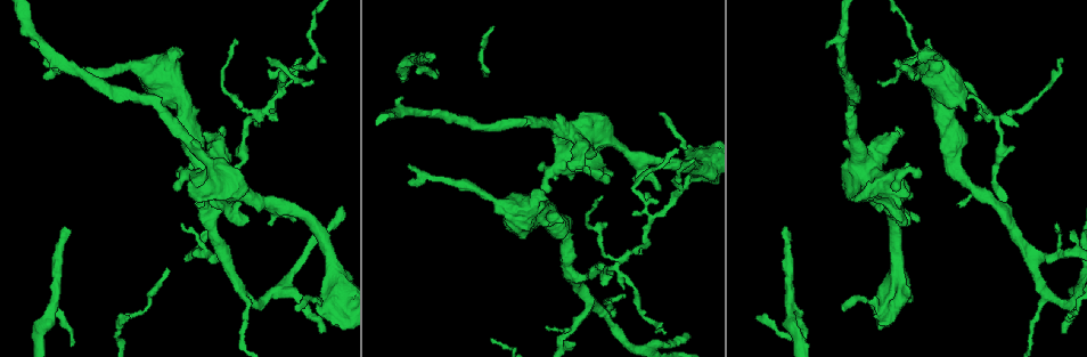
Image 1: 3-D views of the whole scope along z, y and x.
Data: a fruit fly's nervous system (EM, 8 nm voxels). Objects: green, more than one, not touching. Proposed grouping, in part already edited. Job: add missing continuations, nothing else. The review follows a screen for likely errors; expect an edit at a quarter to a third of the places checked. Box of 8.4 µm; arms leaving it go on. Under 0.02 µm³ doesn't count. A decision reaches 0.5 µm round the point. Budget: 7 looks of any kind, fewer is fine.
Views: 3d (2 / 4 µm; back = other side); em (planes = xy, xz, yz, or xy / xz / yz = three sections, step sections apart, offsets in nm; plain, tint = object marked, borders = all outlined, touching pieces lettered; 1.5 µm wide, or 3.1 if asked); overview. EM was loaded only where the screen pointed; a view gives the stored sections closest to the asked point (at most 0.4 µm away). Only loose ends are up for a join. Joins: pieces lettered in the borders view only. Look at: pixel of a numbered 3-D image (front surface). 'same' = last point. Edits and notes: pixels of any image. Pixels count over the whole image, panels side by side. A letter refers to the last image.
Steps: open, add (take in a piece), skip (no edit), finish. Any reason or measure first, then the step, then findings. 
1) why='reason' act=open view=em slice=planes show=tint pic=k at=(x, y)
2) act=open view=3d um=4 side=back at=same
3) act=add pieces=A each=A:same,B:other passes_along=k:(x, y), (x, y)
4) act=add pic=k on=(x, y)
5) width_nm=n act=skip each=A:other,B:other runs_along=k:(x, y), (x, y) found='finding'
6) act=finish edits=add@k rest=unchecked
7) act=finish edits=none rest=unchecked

why='tapers out' act=open view=em slice=planes show=borders pic=1 at=(294, 307)

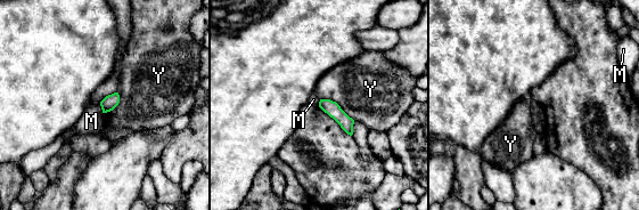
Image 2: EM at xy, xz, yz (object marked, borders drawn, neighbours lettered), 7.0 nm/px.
act=skip each=M:other,Y:other found='no lettered piece goes on from it'

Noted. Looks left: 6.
why='an open end' act=open view=em slice=yz step=8 show=tint pic=1 at=(65, 229)

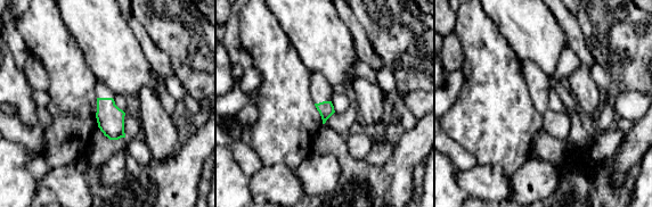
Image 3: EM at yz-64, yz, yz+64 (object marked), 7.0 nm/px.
act=open view=em slice=planes show=borders at=same

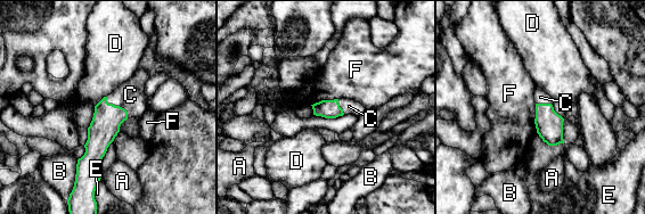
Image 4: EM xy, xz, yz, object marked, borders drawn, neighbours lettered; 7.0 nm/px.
act=add pieces=C each=A:other,B:other,C:same,D:other,E:other,F:other passes_along=4:(107, 117), (117, 106), (130, 95) found='the neuron continues'

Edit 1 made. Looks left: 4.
act=open view=overview

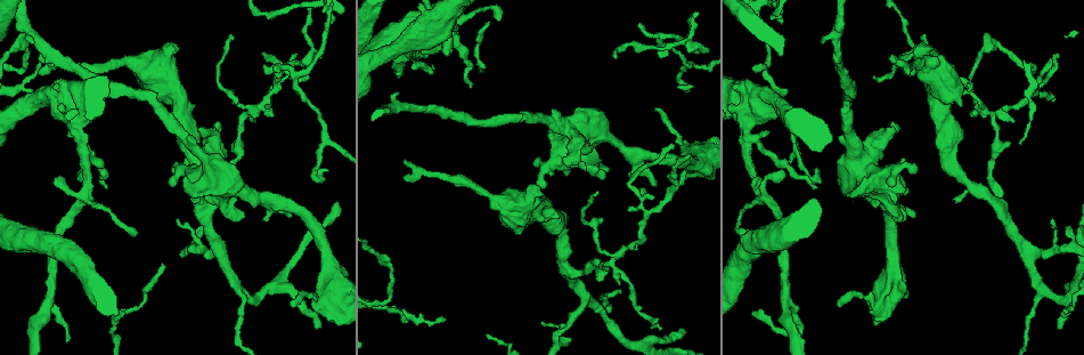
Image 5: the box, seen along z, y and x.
why='thin end' act=open view=3d um=2 pic=5 at=(307, 76)

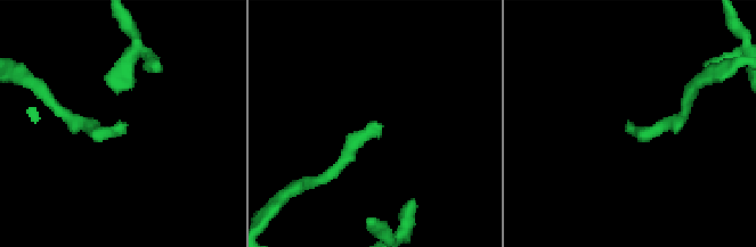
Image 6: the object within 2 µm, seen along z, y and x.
act=open view=em slice=planes show=borders pic=6 at=(631, 126)

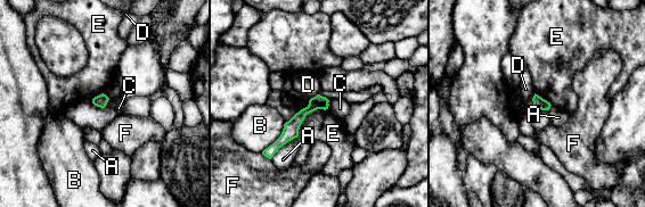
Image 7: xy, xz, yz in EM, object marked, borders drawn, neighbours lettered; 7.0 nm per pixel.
longest_contact=E:300nm act=skip each=A:other,B:other,C:other,D:other,E:other,F:other border=7:(327, 108), (310, 112), (297, 135) found='no lettered piece goes on from it'

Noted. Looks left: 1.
act=finish edits=add@4 rest=unchecked

